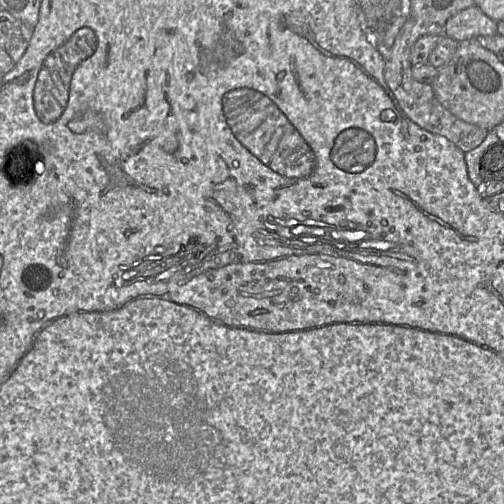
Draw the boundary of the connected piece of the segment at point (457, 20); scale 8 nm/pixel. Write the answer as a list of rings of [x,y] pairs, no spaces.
[[[476,5],[450,17],[445,26],[445,35],[459,43],[495,34],[497,34],[497,22]]]

